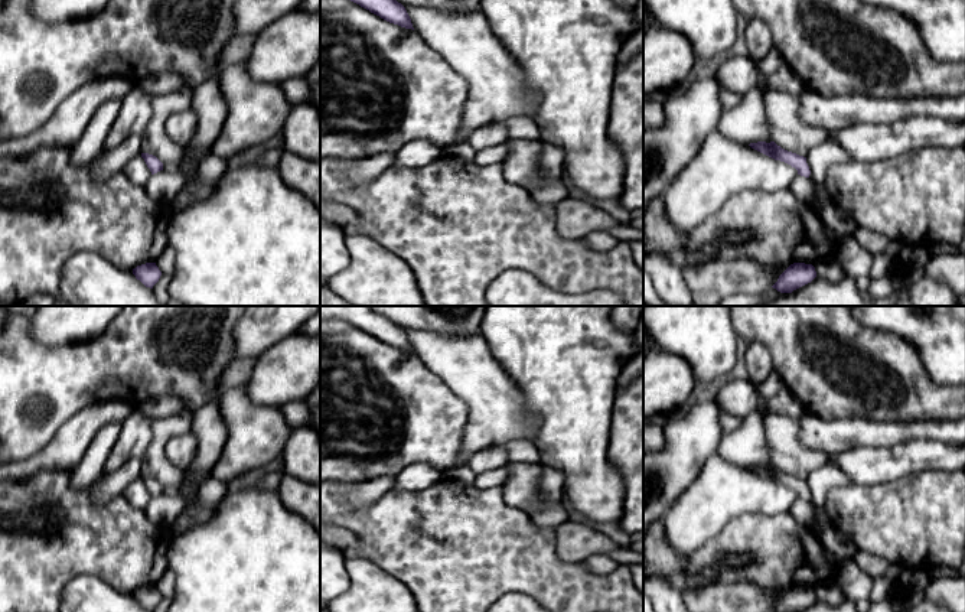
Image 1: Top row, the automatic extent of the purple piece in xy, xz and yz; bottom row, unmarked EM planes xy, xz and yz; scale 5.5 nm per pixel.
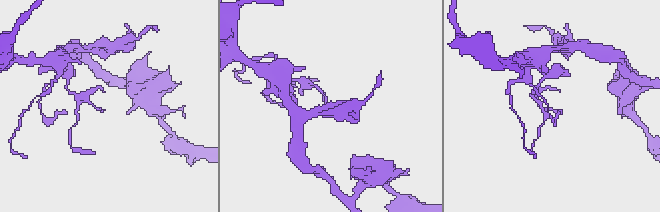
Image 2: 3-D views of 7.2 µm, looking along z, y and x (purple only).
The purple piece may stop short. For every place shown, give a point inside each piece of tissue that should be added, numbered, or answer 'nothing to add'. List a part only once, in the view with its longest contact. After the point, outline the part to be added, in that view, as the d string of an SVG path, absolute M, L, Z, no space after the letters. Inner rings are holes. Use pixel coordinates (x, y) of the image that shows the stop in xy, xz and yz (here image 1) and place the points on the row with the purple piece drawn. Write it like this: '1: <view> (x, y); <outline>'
nothing to add

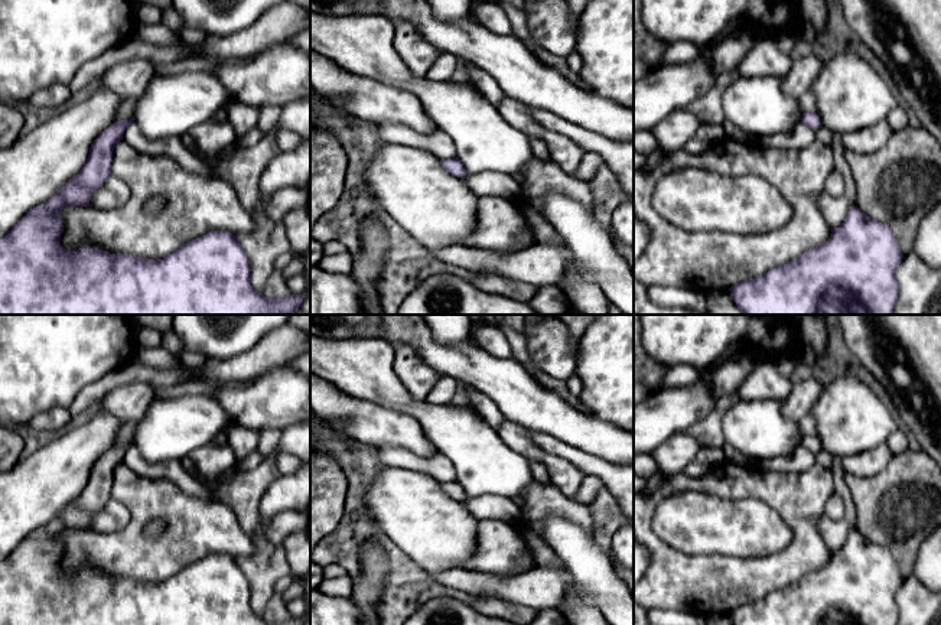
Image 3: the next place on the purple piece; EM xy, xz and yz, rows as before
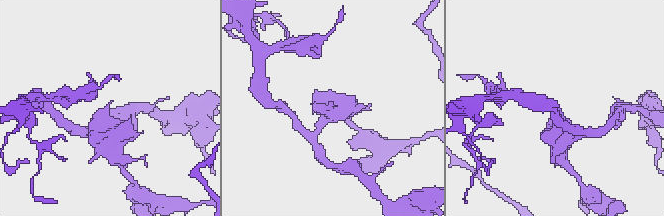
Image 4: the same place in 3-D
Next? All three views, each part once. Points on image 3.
nothing to add

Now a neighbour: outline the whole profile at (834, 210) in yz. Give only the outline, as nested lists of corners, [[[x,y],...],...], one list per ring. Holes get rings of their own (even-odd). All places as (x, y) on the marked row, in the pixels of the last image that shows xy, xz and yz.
[[[827,192],[818,195],[817,204],[831,230],[839,228],[843,224],[850,209],[847,196],[836,198]]]

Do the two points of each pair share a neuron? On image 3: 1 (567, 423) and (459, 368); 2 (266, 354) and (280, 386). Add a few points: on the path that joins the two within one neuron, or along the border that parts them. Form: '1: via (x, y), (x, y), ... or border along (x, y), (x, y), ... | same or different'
1: via (540, 410), (528, 404), (504, 380), (487, 373) | same
2: border along (283, 364), (274, 364), (247, 378) | different

